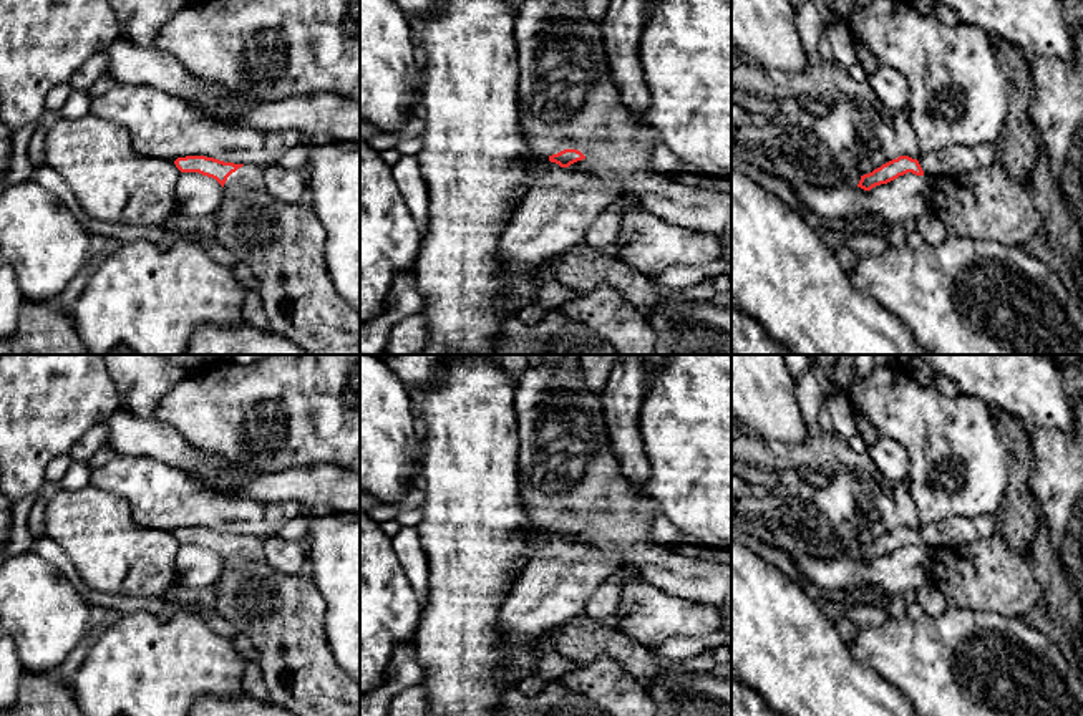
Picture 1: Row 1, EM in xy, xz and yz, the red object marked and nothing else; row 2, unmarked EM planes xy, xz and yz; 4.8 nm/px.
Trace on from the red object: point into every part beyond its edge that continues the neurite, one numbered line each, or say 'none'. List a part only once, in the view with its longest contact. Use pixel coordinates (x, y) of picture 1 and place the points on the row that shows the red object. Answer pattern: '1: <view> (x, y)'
1: xy (284, 244)
2: yz (956, 159)

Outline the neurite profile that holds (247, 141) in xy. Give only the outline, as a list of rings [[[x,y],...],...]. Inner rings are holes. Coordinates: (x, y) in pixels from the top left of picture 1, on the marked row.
[[[116,85],[93,98],[90,113],[123,126],[138,152],[169,161],[206,156],[262,167],[308,139],[297,131],[265,133],[221,123],[181,98],[138,85]]]

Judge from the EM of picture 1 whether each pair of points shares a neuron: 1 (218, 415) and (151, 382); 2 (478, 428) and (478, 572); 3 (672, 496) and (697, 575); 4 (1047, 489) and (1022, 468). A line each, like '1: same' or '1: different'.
1: different
2: same
3: different
4: different

